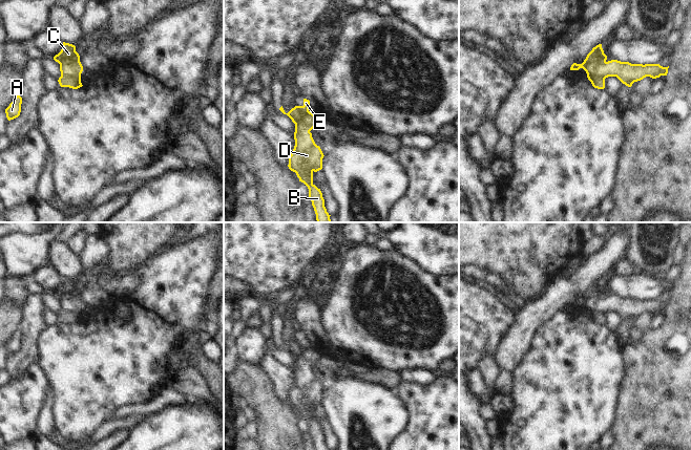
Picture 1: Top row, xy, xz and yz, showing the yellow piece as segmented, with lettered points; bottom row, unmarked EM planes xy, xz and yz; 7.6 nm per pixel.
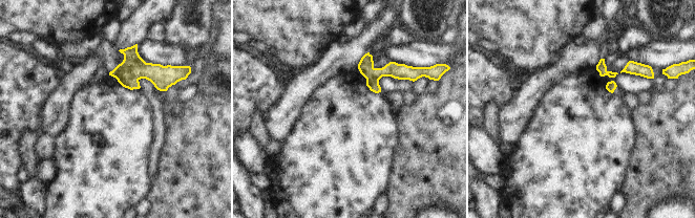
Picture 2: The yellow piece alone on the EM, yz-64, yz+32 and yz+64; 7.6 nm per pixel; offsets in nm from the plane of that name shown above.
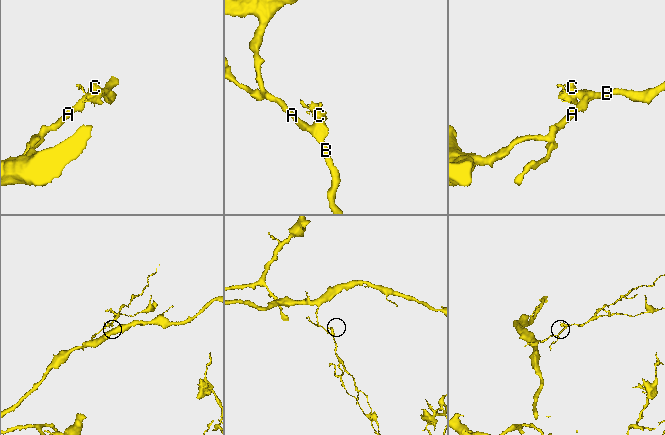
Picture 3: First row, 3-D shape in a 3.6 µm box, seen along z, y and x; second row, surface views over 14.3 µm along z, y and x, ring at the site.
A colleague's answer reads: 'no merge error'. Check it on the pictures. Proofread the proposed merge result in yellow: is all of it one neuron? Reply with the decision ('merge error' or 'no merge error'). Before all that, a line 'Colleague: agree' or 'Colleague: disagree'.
Colleague: disagree
merge error

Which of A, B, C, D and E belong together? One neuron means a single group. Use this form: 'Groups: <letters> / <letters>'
Groups: A B D / C E.

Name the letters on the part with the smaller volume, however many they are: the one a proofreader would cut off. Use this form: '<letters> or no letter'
C, E

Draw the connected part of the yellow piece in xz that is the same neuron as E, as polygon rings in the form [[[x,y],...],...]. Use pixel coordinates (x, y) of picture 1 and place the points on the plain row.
[[[303,334],[302,341],[295,341],[288,348],[285,347],[282,341],[279,343],[279,345],[284,349],[287,349],[295,360],[299,359],[300,357],[303,357],[310,367],[313,363],[318,361],[320,355],[309,346],[309,342],[310,336]]]

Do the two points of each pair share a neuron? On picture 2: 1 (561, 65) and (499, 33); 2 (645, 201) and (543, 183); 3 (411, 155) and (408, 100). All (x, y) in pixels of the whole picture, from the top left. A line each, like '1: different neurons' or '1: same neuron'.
1: different neurons
2: different neurons
3: different neurons

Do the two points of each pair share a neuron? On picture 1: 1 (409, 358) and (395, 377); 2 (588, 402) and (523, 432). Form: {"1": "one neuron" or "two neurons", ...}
{"1": "two neurons", "2": "one neuron"}

